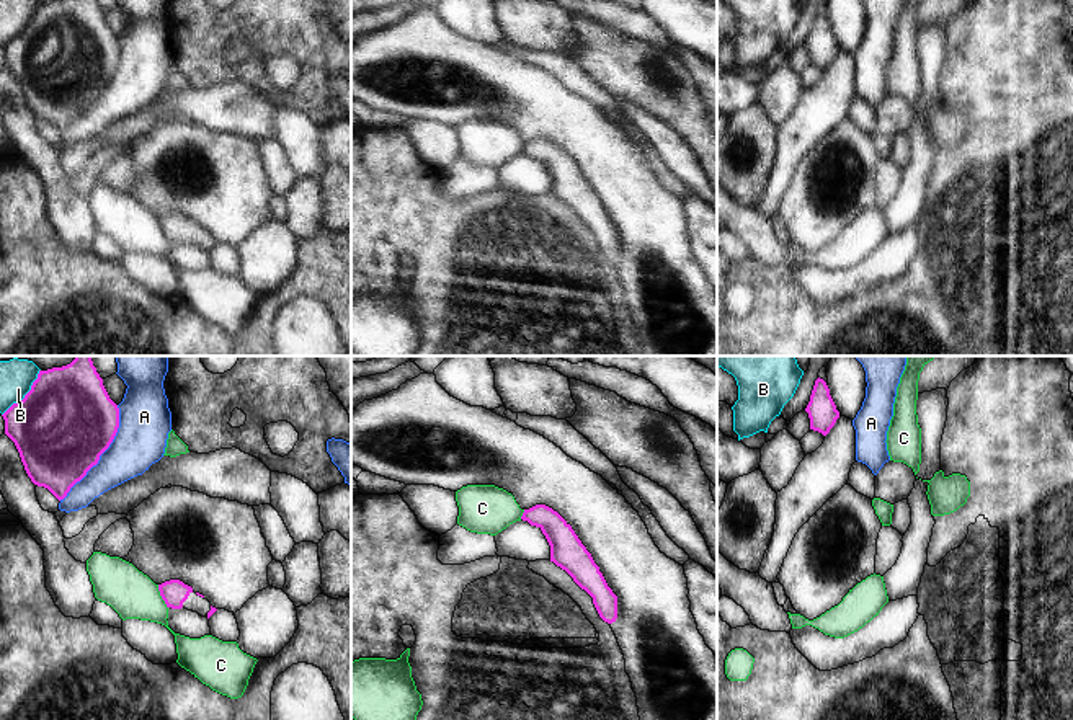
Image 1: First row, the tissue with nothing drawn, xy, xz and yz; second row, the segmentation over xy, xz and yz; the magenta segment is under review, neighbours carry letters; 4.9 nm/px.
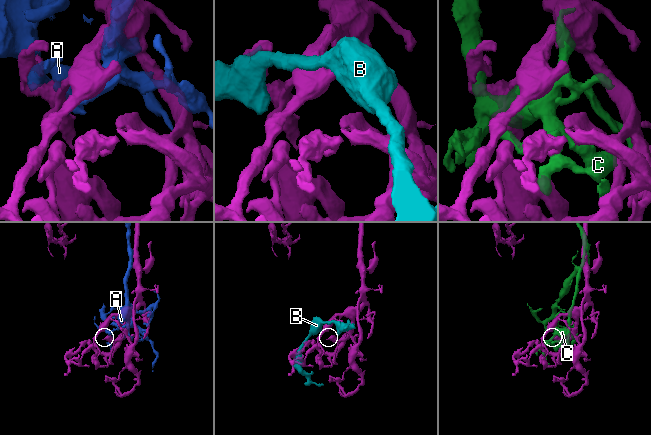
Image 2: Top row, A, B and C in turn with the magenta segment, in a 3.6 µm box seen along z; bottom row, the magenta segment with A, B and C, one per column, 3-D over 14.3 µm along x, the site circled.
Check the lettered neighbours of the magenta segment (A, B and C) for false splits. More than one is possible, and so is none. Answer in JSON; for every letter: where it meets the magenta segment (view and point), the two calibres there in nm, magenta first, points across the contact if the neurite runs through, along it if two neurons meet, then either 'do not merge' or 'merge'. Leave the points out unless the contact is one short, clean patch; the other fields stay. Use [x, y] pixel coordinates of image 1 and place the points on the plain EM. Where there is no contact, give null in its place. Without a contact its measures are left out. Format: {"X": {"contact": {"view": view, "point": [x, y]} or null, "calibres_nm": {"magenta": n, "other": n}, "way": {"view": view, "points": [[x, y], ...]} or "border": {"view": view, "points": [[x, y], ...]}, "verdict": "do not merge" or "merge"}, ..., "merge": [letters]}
{"A": {"contact": {"view": "xy", "point": [102, 87]}, "calibres_nm": {"magenta": 480, "other": 260}, "verdict": "do not merge"}, "B": {"contact": {"view": "xy", "point": [26, 28]}, "calibres_nm": {"magenta": 480, "other": 160}, "verdict": "do not merge"}, "C": {"contact": {"view": "xy", "point": [160, 229]}, "calibres_nm": {"magenta": 120, "other": 240}, "verdict": "do not merge"}, "merge": []}

